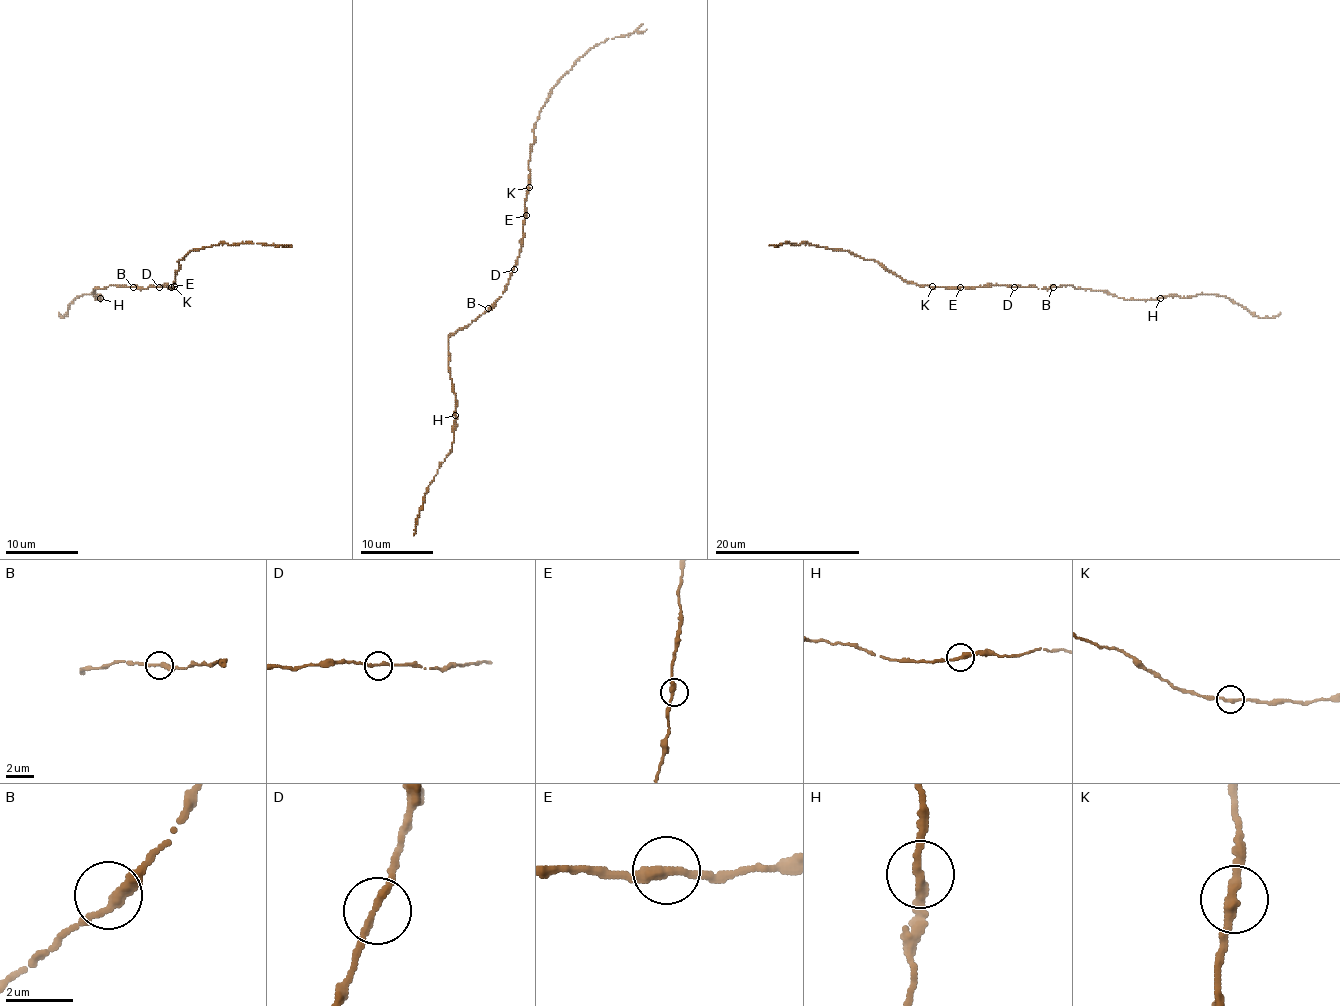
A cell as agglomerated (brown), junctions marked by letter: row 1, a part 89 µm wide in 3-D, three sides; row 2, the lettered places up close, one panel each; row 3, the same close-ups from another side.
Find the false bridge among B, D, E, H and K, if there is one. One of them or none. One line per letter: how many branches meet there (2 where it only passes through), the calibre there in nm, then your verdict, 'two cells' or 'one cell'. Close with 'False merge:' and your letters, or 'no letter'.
B: branches 2; calibre 280 nm; one cell
D: branches 2; calibre 220 nm; one cell
E: branches 2; calibre 280 nm; one cell
H: branches 2; calibre 280 nm; one cell
K: branches 2; calibre 260 nm; one cell
False merge: no letter

